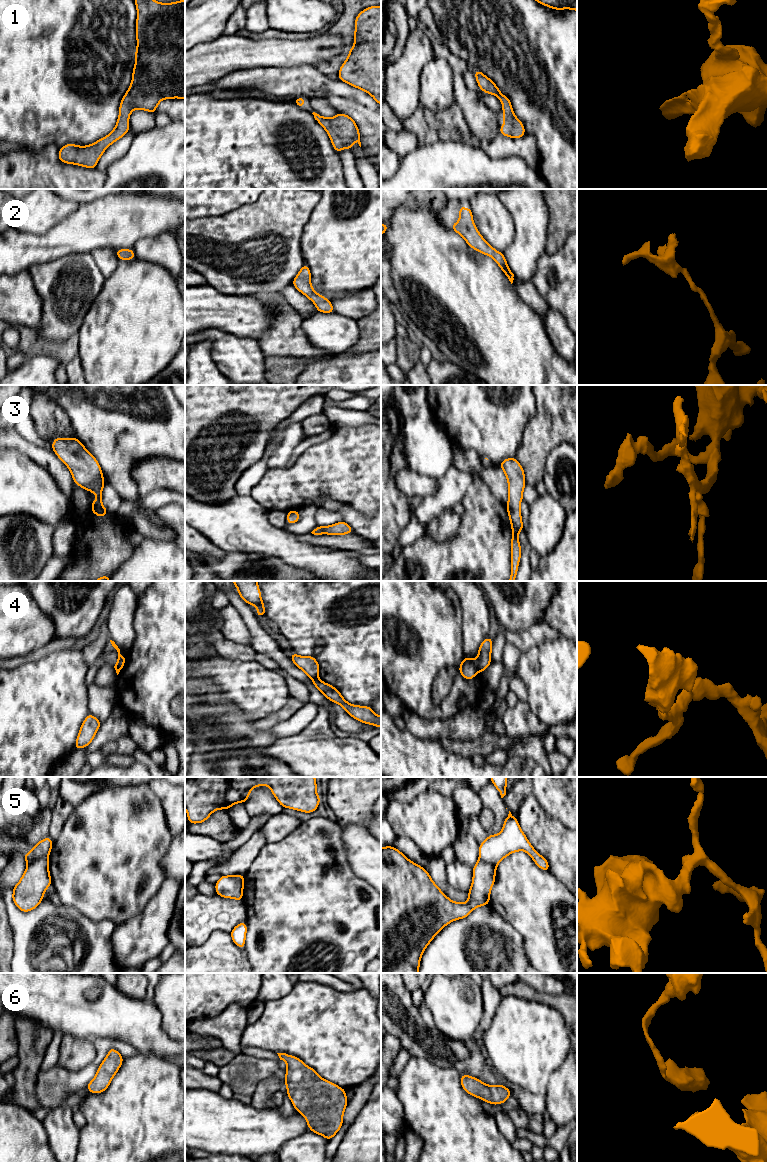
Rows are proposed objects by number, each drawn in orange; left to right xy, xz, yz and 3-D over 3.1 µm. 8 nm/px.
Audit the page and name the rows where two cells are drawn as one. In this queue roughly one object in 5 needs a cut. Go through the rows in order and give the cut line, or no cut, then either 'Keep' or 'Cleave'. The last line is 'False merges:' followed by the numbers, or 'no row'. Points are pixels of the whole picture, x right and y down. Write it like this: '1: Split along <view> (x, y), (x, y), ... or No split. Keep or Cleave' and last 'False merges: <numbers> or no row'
1: No split. Keep
2: No split. Keep
3: No split. Keep
4: Split along yz (475, 660), (479, 670). Cleave
5: Split along xy (47, 857), (35, 859), (27, 865). Cleave
6: No split. Keep
False merges: 4, 5

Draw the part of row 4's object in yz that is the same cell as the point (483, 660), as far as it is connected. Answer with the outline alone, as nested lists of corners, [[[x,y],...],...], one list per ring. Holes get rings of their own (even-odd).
[[[486,637],[478,649],[478,656],[476,659],[477,667],[480,672],[485,671],[491,662],[493,639]]]

